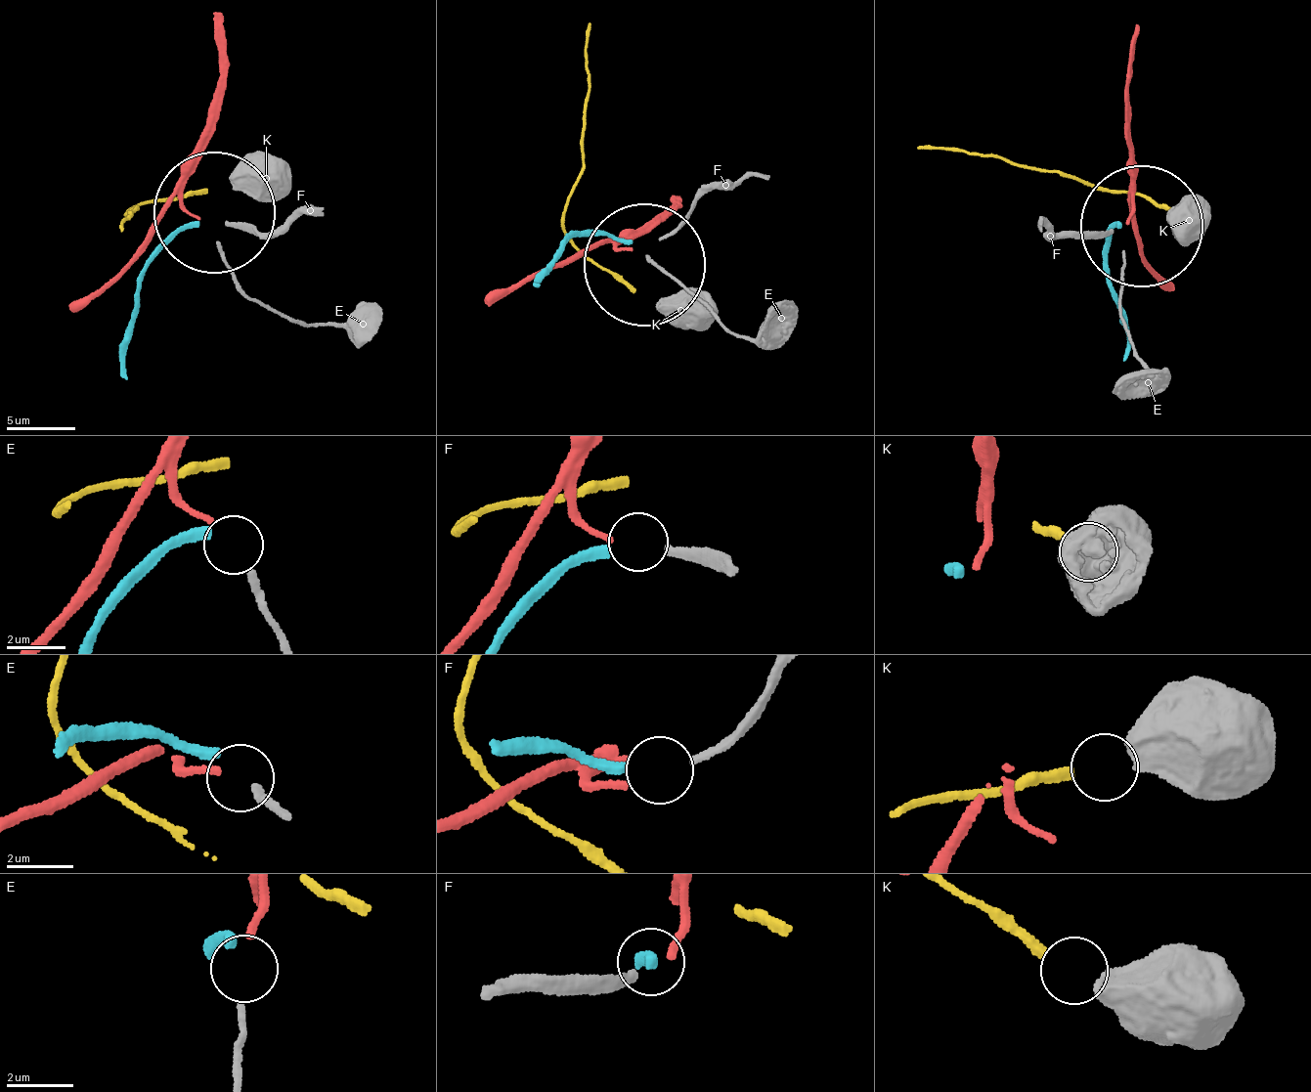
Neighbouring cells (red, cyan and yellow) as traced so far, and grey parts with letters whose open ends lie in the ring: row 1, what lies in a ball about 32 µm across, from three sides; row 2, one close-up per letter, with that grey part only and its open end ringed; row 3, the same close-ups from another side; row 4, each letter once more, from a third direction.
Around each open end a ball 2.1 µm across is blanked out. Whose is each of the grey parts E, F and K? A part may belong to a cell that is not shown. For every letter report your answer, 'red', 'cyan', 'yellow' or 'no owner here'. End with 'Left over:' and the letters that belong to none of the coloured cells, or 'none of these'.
E: red
F: cyan
K: yellow
Left over: none of these

